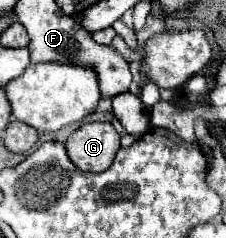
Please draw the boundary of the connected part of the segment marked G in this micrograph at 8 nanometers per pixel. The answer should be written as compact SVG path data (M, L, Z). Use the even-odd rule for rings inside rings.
M109 122L85 124L75 130L65 142L71 162L83 172L107 170L113 164L119 146L121 138Z

